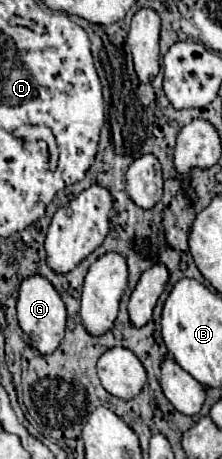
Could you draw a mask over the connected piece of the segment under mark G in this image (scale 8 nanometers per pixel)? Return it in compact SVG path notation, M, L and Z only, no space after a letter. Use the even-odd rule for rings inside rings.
M34 275L26 281L22 281L20 285L20 295L18 295L18 325L20 329L30 337L30 345L42 353L42 355L50 355L58 349L60 341L64 339L64 325L66 325L66 307L62 303L62 299L58 297L56 289L52 287L52 283L40 275Z

